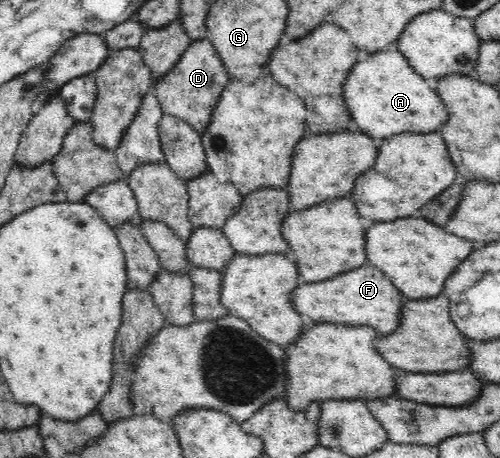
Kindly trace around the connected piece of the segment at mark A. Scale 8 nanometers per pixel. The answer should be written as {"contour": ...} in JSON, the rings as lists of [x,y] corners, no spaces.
{"contour":[[[396,48],[362,54],[342,87],[346,108],[362,134],[385,139],[399,133],[433,133],[449,119],[432,83],[419,75]]]}

